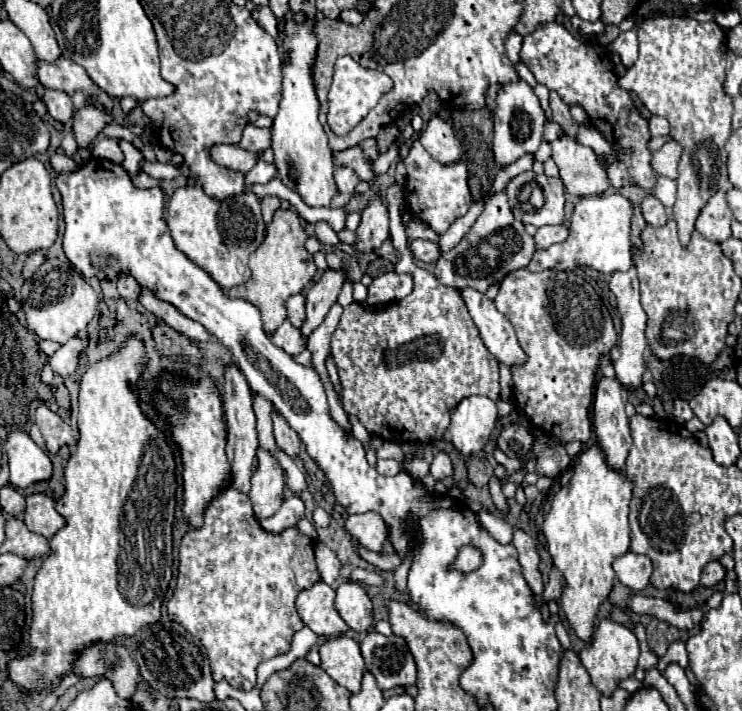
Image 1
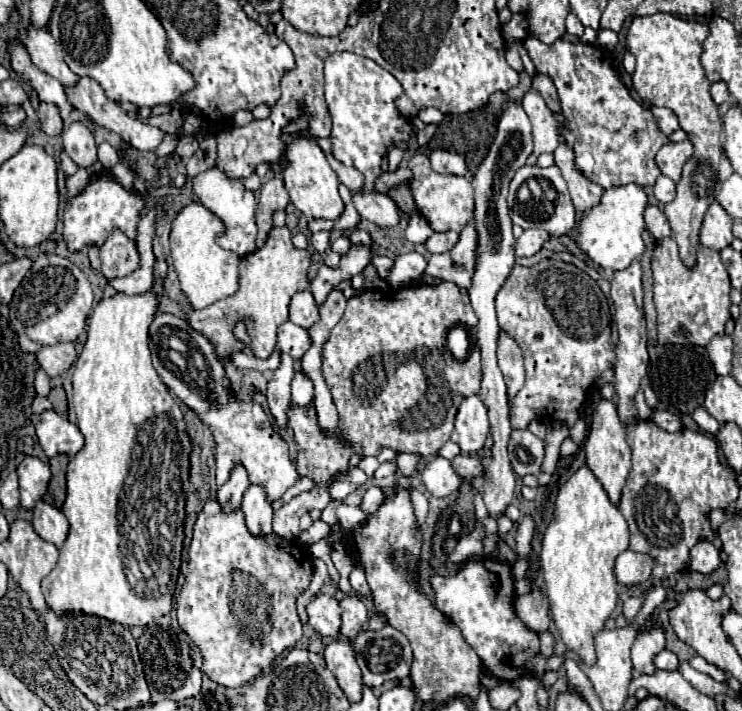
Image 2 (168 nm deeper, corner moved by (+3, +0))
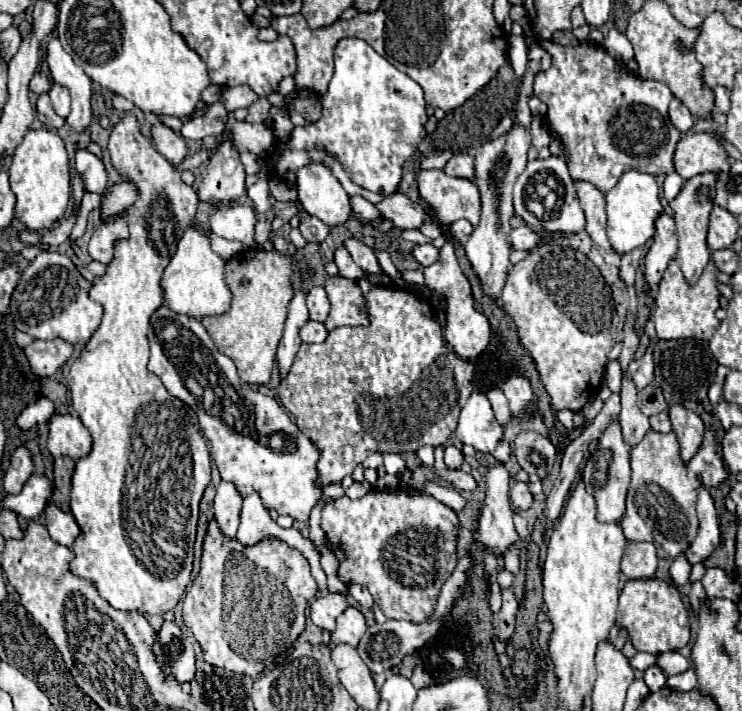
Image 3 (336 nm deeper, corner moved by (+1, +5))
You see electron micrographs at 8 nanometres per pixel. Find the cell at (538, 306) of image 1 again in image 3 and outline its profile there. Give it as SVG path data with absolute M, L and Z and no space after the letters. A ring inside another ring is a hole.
M539 244L525 260L517 262L505 282L503 312L517 328L521 346L529 352L539 380L551 396L555 410L581 410L599 390L607 354L615 346L609 332L613 316L611 288L593 262L557 244Z

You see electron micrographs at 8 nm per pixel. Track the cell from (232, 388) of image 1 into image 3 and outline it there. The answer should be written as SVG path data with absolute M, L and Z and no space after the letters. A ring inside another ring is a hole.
M233 482L217 486L215 506L213 506L215 520L219 522L221 532L225 536L229 536L229 538L233 538L237 534L241 502L243 502L243 496L239 494L239 490L237 490L237 486Z

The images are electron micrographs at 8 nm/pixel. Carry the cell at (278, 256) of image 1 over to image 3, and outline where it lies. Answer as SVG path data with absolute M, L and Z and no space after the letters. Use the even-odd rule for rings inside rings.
M283 236L273 238L271 252L243 250L227 262L225 278L231 286L233 302L229 312L221 316L205 316L201 324L207 328L217 350L229 356L243 382L247 384L267 384L275 362L275 350L283 336L283 326L287 320L287 306L295 296L293 272L295 272L297 248L291 240Z

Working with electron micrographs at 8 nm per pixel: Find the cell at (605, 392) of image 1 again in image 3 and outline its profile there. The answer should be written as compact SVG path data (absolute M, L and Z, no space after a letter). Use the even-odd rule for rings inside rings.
M617 418L609 422L605 432L599 438L597 448L589 456L585 468L583 468L583 482L587 490L595 494L597 500L597 518L601 522L621 522L621 516L625 512L625 496L631 482L631 466L629 466L629 450L631 446L621 436L621 426Z

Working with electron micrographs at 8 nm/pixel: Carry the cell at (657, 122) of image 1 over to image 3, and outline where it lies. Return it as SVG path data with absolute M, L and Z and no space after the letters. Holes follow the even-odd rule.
M673 98L671 104L669 104L669 120L679 132L687 132L695 122L695 118L687 110L687 106L683 106L677 98Z

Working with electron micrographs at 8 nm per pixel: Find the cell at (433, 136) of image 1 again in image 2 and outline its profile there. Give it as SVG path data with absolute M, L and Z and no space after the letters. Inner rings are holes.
M435 149L431 153L431 167L437 173L451 173L451 175L467 175L465 159L457 153L445 153L441 149Z

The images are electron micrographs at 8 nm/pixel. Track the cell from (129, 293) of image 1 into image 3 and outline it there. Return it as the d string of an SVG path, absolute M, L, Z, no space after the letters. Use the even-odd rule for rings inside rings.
M121 214L113 222L103 222L95 228L95 234L89 242L89 254L93 260L103 262L105 266L111 264L113 254L115 254L115 242L117 240L127 240L129 230L127 230L127 216Z

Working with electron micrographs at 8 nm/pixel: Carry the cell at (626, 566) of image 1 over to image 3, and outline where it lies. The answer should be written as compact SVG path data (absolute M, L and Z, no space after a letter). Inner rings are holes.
M627 542L621 560L621 572L629 580L653 578L657 568L657 552L651 542Z

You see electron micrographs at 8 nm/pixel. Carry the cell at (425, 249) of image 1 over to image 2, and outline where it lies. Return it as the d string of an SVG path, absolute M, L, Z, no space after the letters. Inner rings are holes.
M457 231L433 233L425 245L427 245L427 249L431 253L445 253L445 251L449 251L457 243L457 239L459 239L459 233Z

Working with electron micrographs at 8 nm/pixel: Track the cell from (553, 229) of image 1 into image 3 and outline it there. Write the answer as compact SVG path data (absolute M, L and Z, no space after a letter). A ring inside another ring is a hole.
M519 226L511 230L511 248L513 250L533 250L539 244L539 236L529 226Z

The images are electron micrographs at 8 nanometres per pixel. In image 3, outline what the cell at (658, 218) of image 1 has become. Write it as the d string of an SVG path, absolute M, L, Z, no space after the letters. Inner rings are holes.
M659 214L655 220L655 236L653 244L645 256L645 282L647 288L655 290L669 260L677 254L677 238L675 238L675 222L669 214Z

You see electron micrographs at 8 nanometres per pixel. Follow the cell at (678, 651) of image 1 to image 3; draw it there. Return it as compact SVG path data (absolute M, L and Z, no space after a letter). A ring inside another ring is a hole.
M689 668L677 676L669 676L667 678L667 686L673 688L673 690L681 690L681 692L689 692L697 686L697 676L695 676L695 670Z

